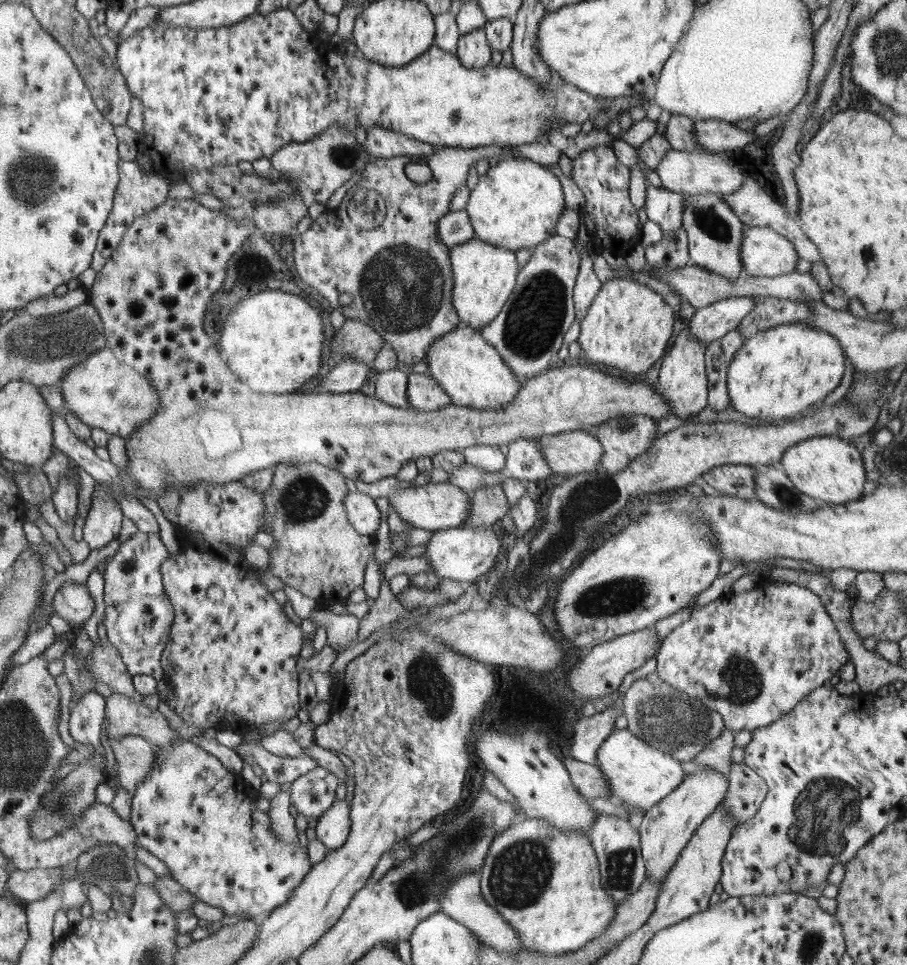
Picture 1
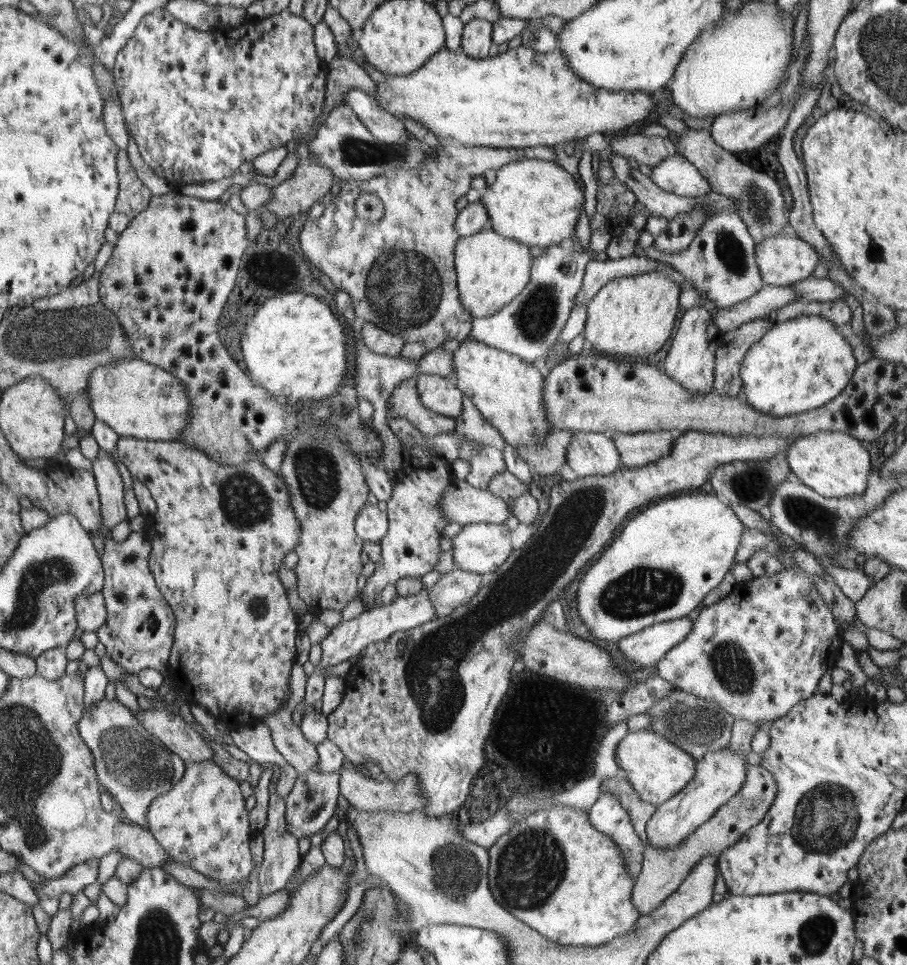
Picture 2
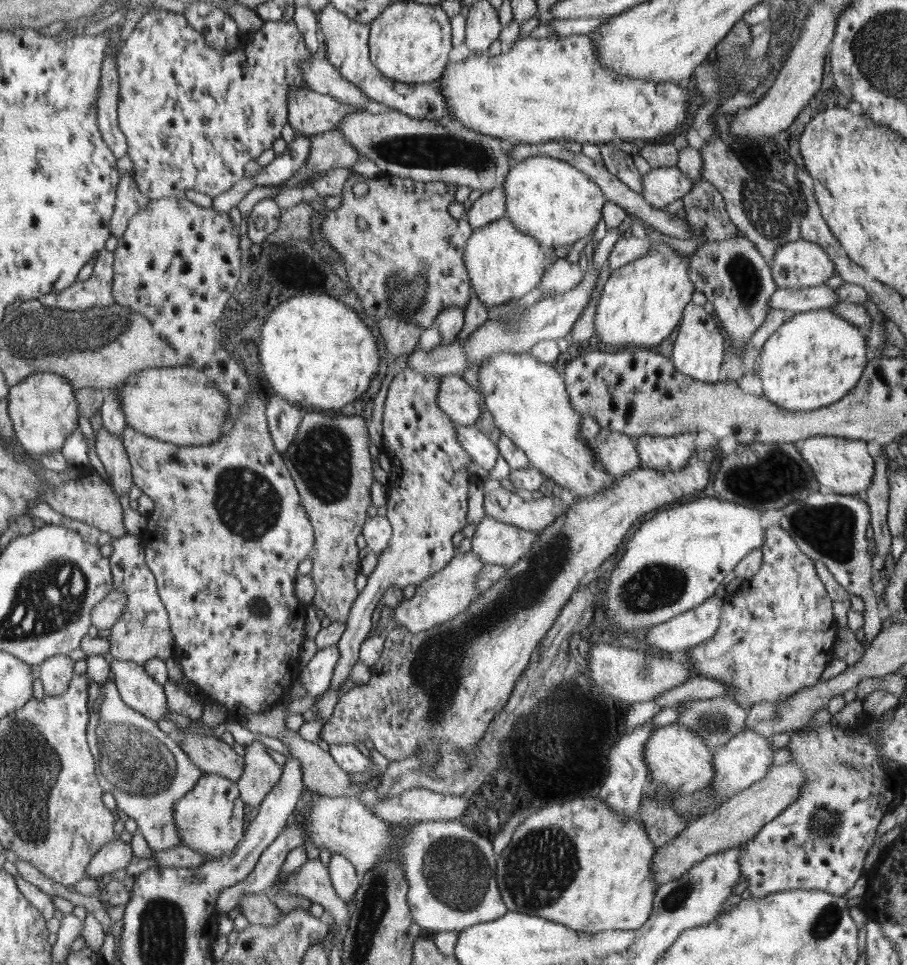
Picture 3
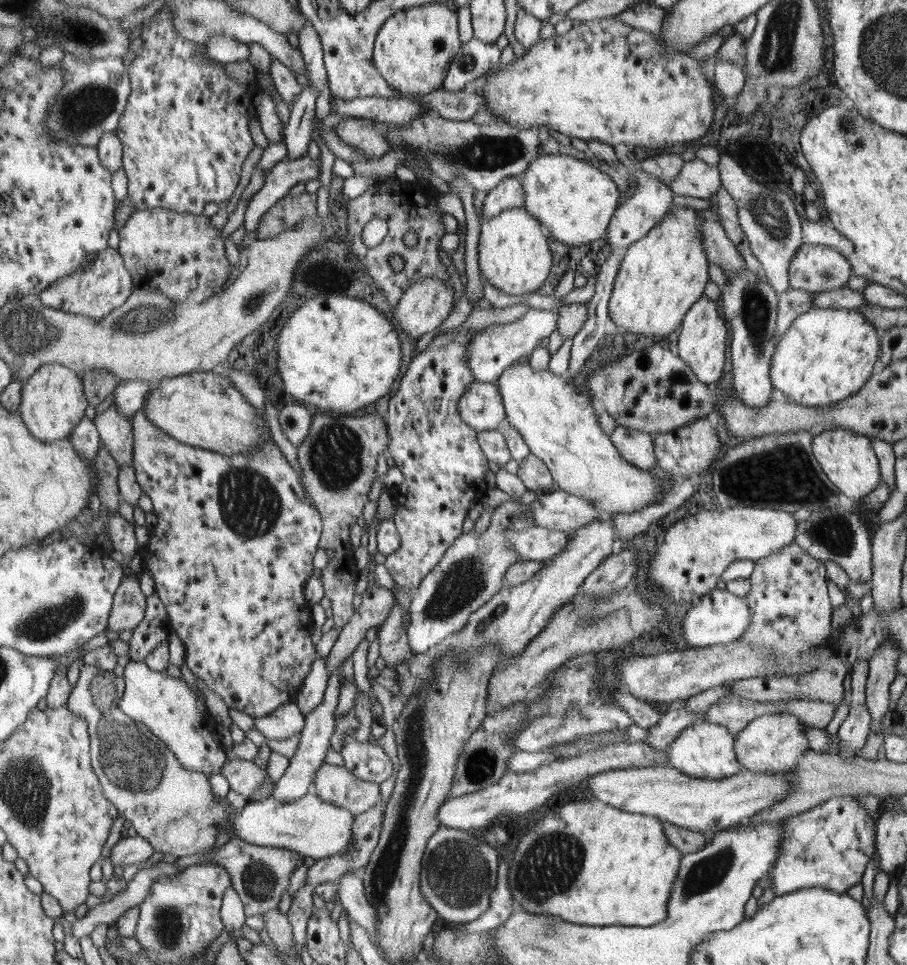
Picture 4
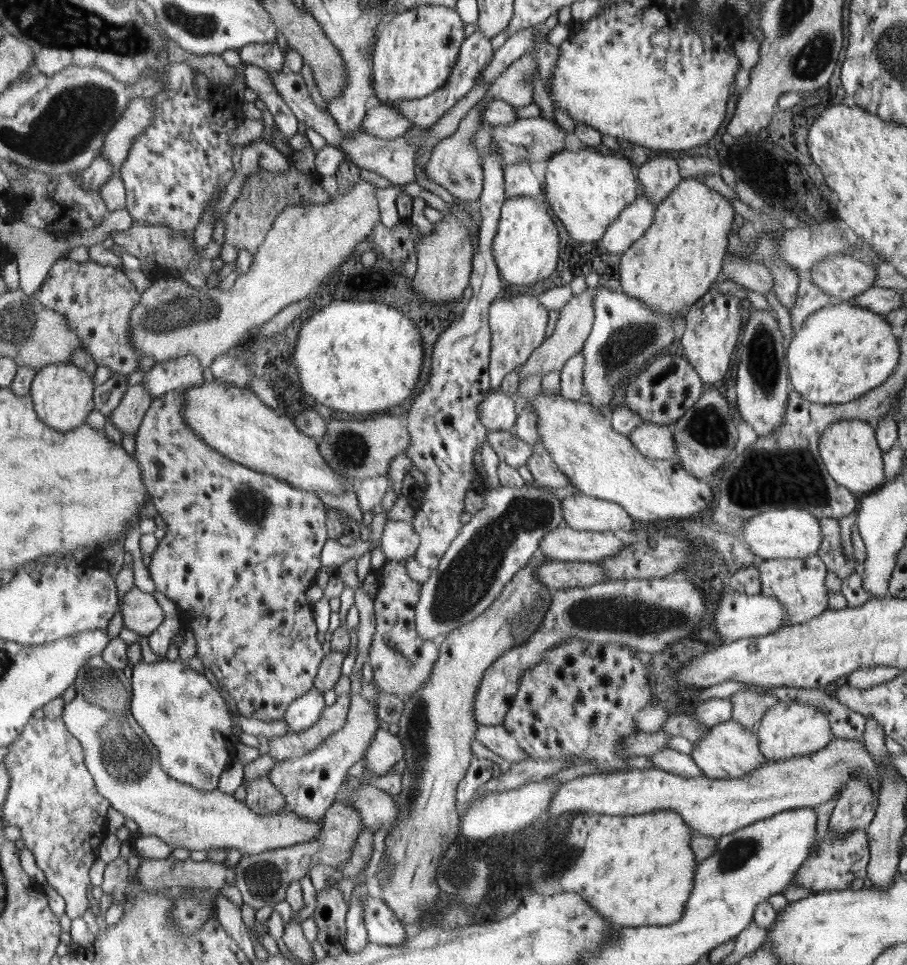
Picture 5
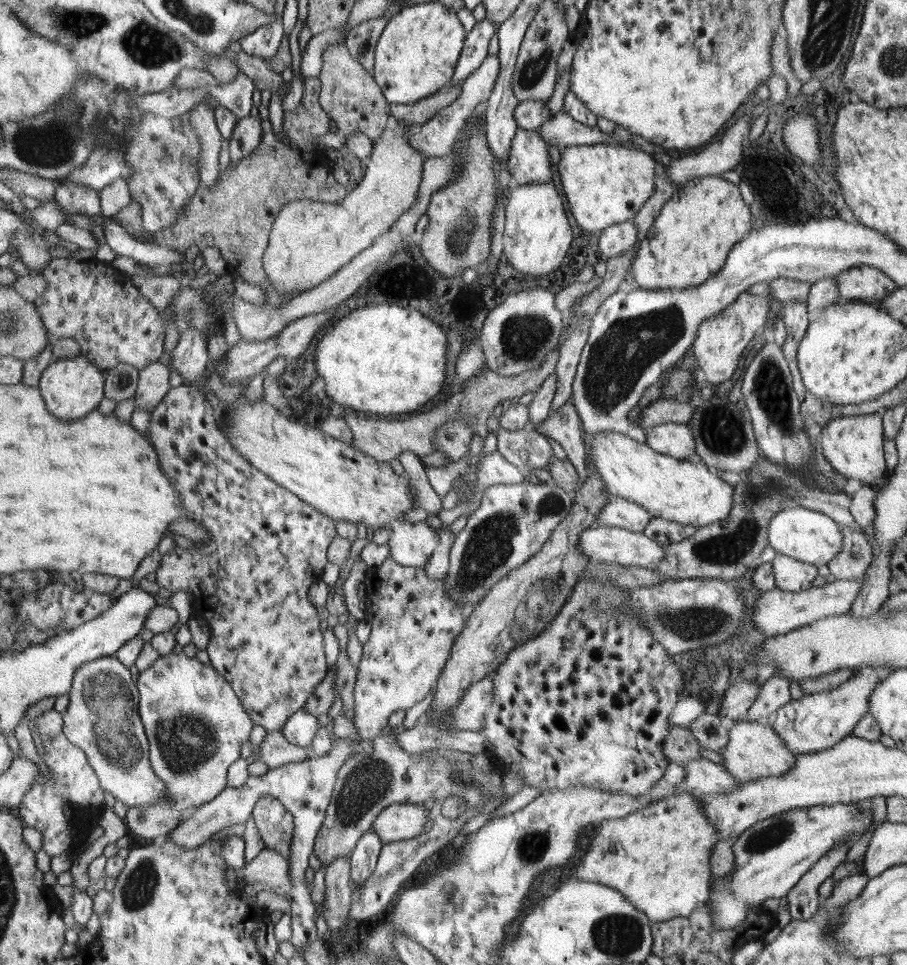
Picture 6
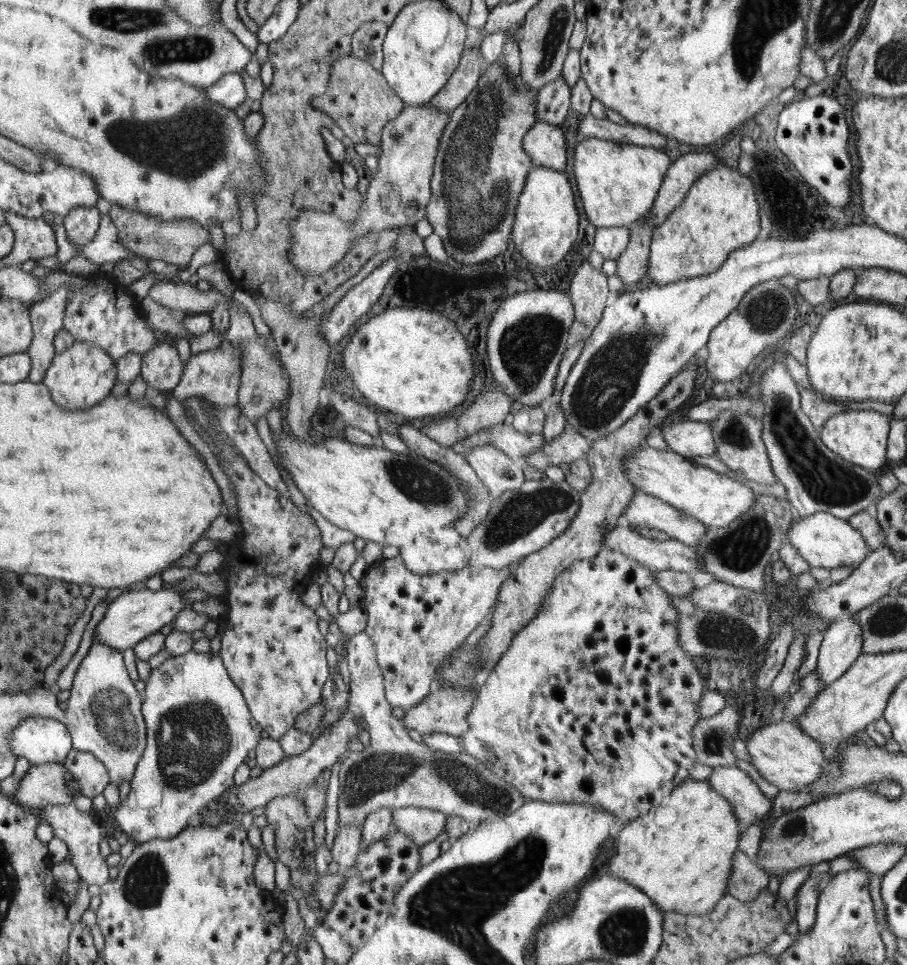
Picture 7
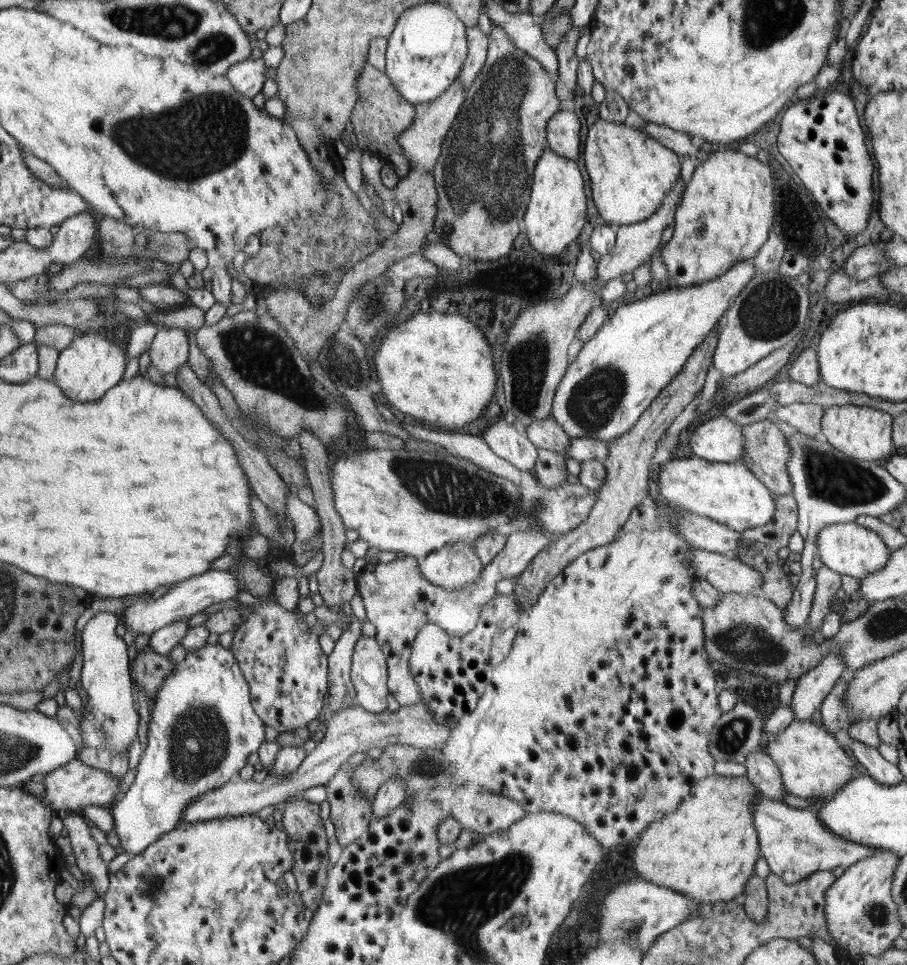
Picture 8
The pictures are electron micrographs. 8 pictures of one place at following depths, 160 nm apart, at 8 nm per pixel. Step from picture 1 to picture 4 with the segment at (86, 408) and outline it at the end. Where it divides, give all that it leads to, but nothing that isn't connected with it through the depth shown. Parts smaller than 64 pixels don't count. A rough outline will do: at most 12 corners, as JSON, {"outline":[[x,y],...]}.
{"outline":[[211,370],[160,380],[142,410],[177,442],[252,452],[270,432]]}

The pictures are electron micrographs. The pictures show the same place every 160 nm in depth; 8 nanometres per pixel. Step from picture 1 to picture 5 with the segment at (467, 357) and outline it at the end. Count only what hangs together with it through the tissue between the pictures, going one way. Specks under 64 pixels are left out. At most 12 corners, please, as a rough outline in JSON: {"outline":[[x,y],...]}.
{"outline":[[526,398],[580,493],[635,521],[690,518],[717,496],[672,458],[668,426],[628,437],[590,403]]}

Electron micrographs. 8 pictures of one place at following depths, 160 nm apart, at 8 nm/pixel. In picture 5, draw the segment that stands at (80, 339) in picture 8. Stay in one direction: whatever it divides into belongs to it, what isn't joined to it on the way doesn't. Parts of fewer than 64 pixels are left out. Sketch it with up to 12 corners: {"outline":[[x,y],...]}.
{"outline":[[73,362],[37,371],[30,396],[57,431],[82,425],[94,384]]}

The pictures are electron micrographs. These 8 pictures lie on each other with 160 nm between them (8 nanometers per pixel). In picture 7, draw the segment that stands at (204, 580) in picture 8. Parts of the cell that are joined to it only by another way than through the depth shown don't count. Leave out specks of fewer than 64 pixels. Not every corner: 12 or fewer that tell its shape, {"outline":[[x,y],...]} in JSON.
{"outline":[[125,590],[92,642],[132,649],[191,608],[178,590]]}

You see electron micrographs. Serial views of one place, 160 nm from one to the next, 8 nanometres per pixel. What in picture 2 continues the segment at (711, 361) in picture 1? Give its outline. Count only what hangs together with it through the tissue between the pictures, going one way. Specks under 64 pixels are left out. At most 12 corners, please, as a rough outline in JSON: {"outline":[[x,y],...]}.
{"outline":[[757,318],[719,337],[713,384],[734,397],[740,369],[770,328]]}

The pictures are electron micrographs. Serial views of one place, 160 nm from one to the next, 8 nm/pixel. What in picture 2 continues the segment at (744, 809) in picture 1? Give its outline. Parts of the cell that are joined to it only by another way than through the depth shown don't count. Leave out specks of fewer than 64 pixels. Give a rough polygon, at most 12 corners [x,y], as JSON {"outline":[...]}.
{"outline":[[746,766],[746,782],[671,849],[645,846],[632,893],[641,916],[674,894],[703,856],[764,820],[776,779]]}

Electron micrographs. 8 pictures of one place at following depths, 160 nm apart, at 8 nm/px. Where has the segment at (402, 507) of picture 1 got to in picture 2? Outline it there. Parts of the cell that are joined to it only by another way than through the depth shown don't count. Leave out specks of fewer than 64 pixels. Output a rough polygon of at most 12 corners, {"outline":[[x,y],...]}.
{"outline":[[459,480],[443,492],[445,517],[463,525],[500,524],[512,504]]}

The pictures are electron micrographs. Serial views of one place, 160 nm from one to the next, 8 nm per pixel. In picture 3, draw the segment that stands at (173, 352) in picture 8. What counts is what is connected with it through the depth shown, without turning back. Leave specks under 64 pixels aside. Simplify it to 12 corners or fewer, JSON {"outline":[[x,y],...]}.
{"outline":[[100,428],[95,451],[119,496],[134,483],[131,459],[119,436]]}

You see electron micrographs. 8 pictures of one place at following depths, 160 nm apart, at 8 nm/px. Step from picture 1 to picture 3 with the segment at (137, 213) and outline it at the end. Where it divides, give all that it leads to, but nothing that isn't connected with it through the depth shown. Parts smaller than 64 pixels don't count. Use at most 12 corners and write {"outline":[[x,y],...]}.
{"outline":[[132,174],[120,177],[115,217],[110,222],[116,239],[131,219],[146,208],[149,198]]}

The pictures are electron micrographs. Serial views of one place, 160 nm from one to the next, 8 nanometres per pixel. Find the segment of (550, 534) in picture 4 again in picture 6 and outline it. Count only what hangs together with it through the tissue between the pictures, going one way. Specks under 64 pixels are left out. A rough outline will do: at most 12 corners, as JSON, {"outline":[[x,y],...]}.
{"outline":[[595,525],[579,538],[590,560],[652,567],[665,555],[644,535]]}

